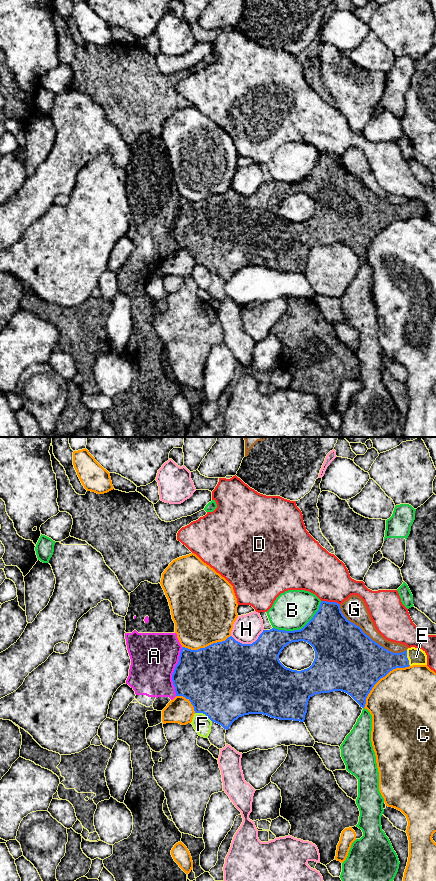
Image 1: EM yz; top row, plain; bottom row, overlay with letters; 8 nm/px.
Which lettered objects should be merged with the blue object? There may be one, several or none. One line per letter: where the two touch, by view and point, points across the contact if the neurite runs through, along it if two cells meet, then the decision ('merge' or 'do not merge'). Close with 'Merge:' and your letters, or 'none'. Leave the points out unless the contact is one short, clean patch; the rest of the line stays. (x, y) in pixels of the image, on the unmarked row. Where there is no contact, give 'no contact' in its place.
A: yz (174, 223) | do not merge
B: yz (300, 181) | do not merge
C: yz (380, 230) | do not merge
D: yz (330, 154) | do not merge
E: yz (407, 210) | merge
F: yz (204, 265) | along yz (195, 264), (205, 266), (212, 273) | do not merge
G: yz (369, 189) | do not merge
H: yz (248, 196) | do not merge
Merge: E

